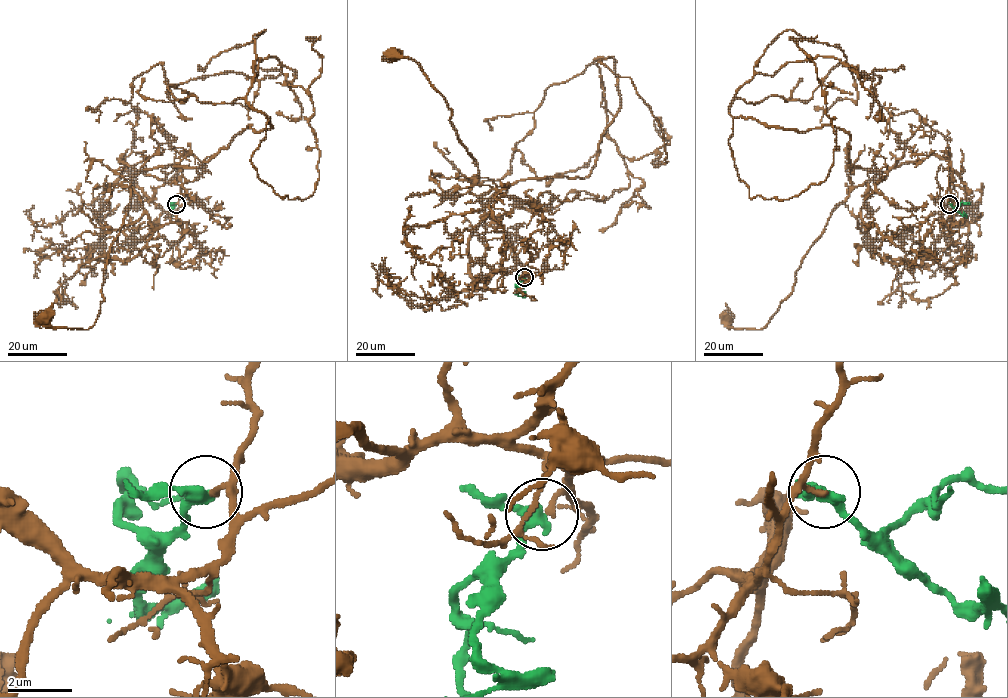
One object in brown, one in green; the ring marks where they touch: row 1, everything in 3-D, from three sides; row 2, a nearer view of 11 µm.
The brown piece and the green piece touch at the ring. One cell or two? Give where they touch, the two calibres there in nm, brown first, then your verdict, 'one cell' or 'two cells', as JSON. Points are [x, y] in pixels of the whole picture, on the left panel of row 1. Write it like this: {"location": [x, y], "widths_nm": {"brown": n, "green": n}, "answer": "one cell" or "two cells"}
{"location": [176, 204], "widths_nm": {"brown": 120, "green": 320}, "answer": "two cells"}

